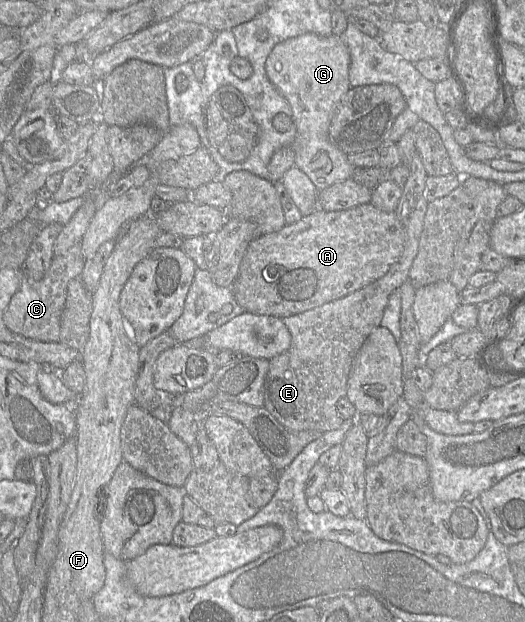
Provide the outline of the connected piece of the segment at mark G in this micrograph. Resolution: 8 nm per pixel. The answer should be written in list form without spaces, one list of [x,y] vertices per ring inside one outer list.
[[[305,33],[293,38],[289,38],[284,40],[274,46],[270,54],[268,55],[265,62],[265,71],[268,76],[270,82],[278,89],[278,91],[285,97],[285,99],[290,104],[292,110],[292,119],[294,121],[296,127],[296,136],[292,143],[292,148],[295,152],[295,166],[298,167],[301,171],[303,171],[312,183],[315,185],[317,190],[320,192],[329,186],[341,182],[343,180],[349,179],[352,177],[354,166],[348,161],[348,155],[338,149],[335,145],[333,145],[329,139],[329,126],[331,123],[331,119],[334,115],[335,109],[340,102],[341,98],[349,91],[351,88],[349,82],[349,66],[350,66],[350,53],[348,47],[342,41],[340,36],[338,35],[330,35],[330,36],[320,36],[315,33]]]

